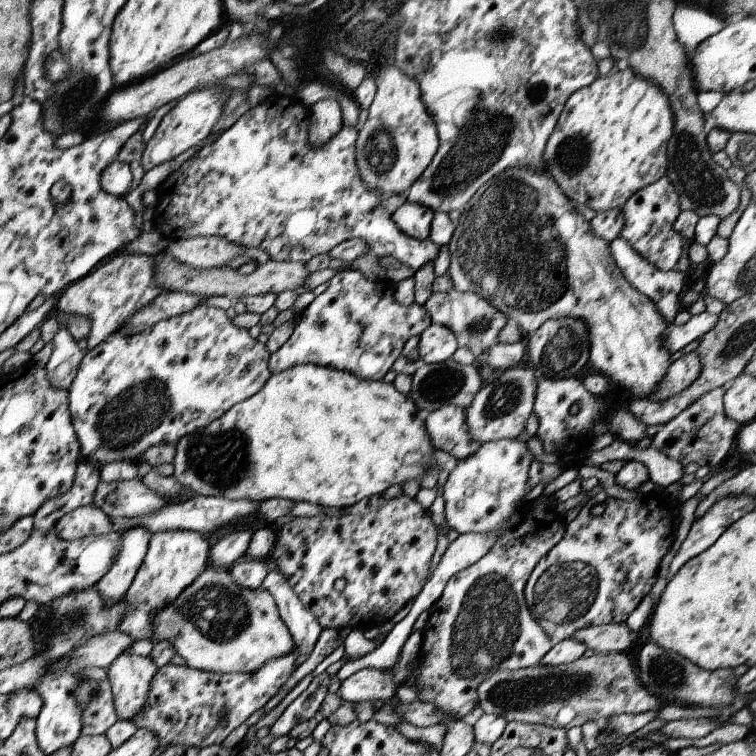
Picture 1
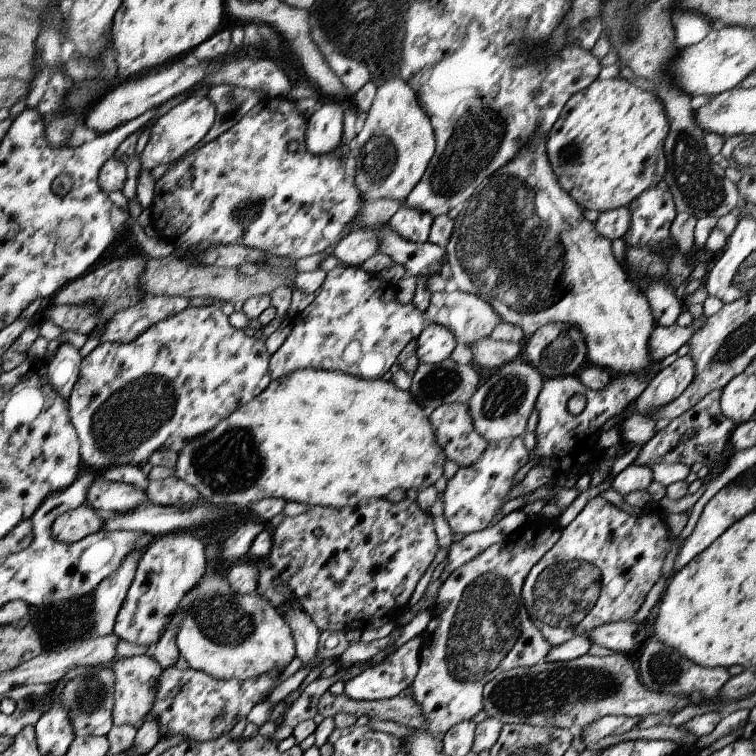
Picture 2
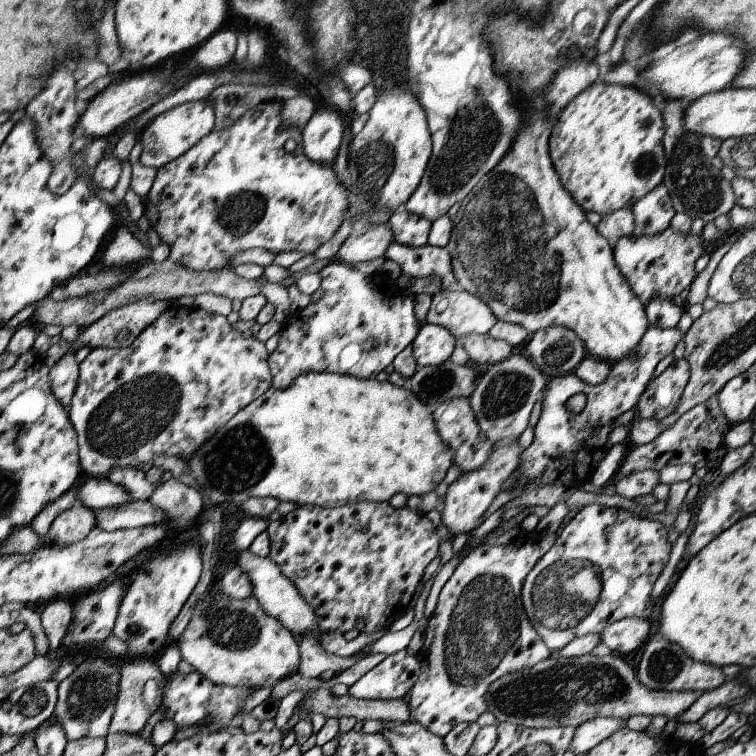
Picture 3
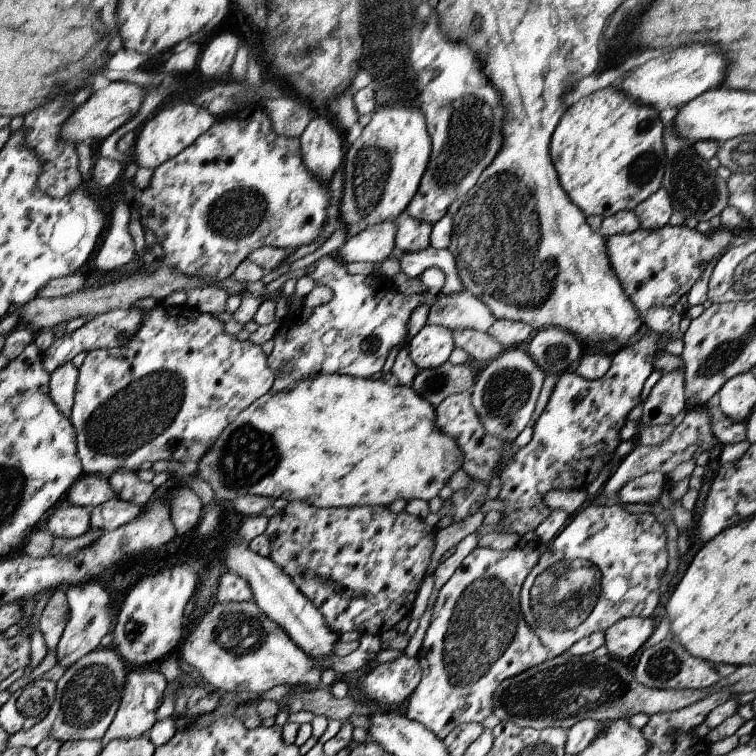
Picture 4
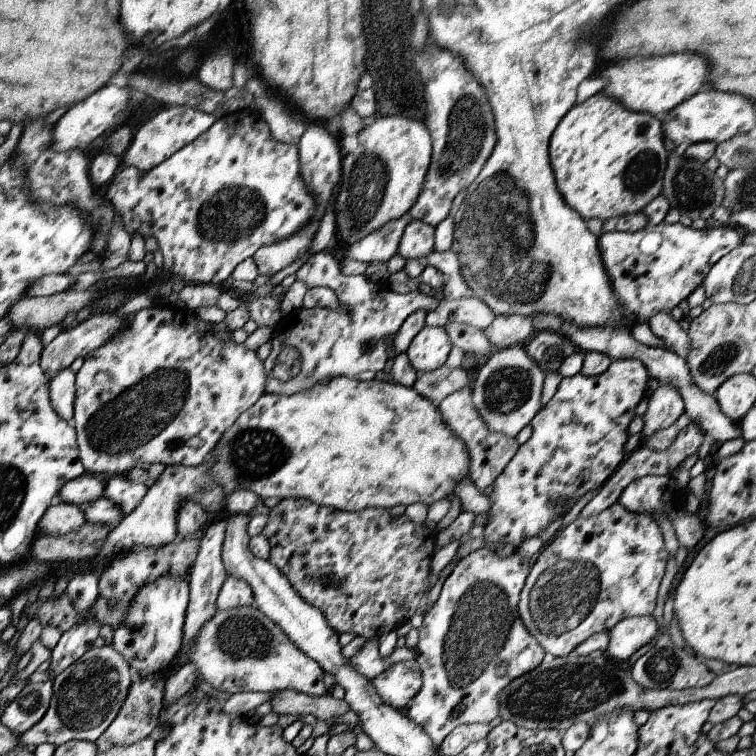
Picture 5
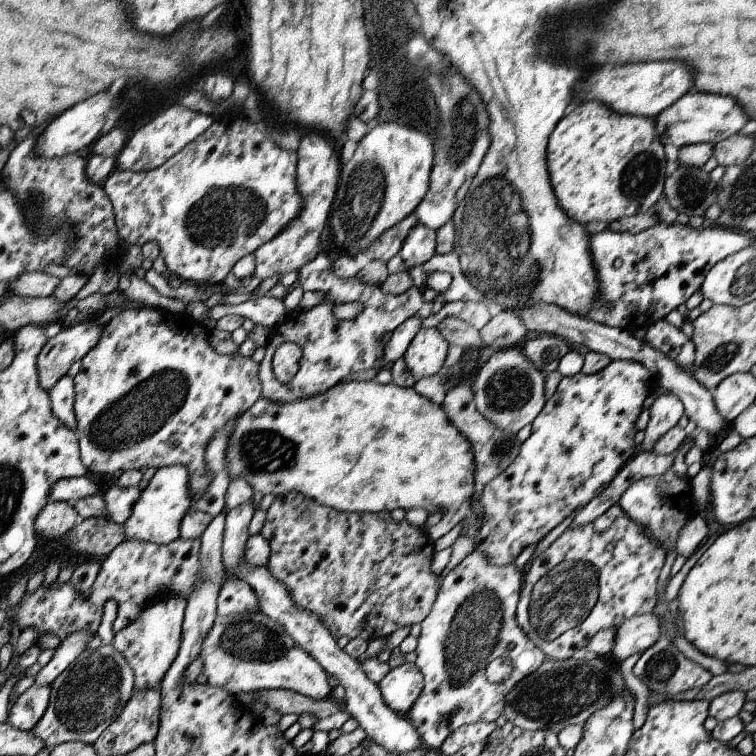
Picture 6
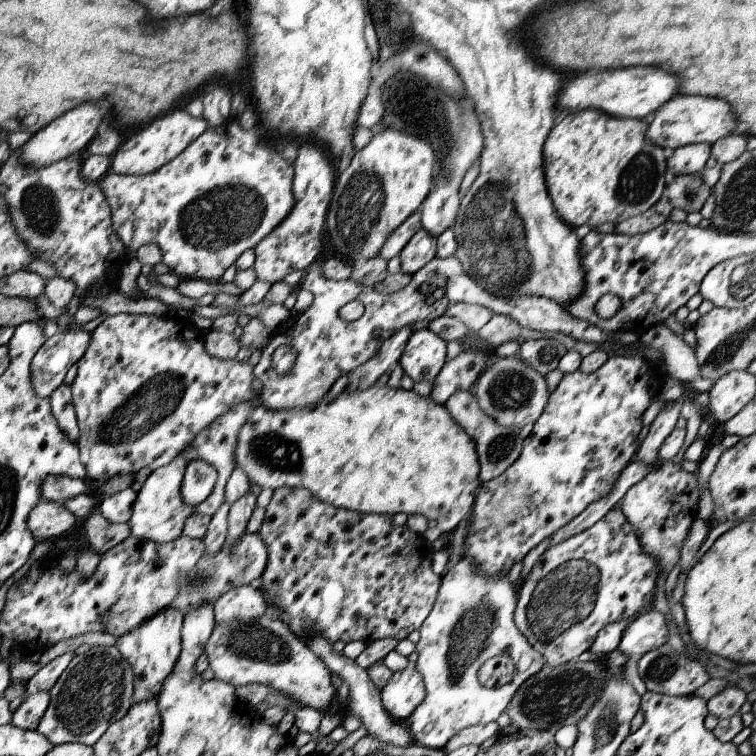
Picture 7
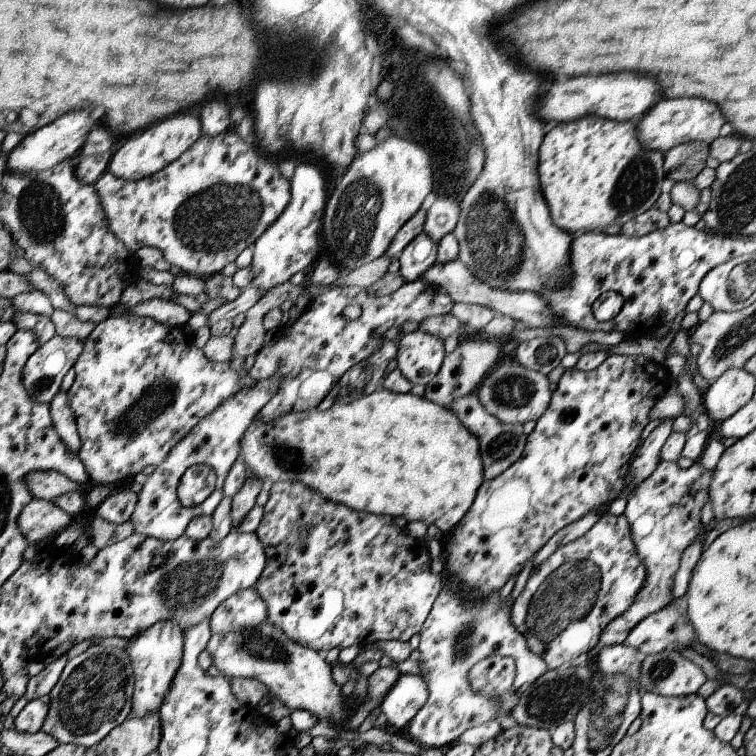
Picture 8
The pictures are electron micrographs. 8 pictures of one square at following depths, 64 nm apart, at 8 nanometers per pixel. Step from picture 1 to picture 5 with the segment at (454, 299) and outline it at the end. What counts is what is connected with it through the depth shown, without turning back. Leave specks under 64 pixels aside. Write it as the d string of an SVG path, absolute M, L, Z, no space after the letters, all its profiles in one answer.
M441 297L439 309L426 315L426 326L444 327L456 320L478 330L484 330L492 324L495 314L490 307L478 297L464 297L460 300Z

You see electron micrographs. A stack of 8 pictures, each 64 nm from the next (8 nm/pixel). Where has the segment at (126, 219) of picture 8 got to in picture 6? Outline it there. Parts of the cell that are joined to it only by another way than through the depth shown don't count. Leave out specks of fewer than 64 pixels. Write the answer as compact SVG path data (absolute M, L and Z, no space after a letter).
M244 111L238 114L234 122L230 124L222 123L222 119L216 119L206 132L203 132L196 140L186 145L176 157L170 158L168 162L156 170L144 172L122 172L114 168L109 176L104 179L103 187L105 193L112 200L113 210L116 212L117 230L121 233L122 240L127 246L144 246L147 242L156 241L159 244L160 257L164 260L168 272L176 274L182 281L194 282L197 285L212 285L223 283L228 272L234 268L234 265L240 258L246 254L252 254L260 245L270 242L274 236L278 236L284 228L296 220L302 212L302 196L298 192L296 184L297 152L284 150L278 145L271 135L270 123L266 119L259 122L248 122L244 116Z

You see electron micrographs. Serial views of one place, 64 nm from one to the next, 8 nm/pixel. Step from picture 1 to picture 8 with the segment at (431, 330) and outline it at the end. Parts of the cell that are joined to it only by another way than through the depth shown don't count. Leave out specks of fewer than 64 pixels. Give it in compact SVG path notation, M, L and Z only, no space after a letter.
M416 329L403 333L395 359L397 369L410 384L426 386L438 374L445 356L441 338Z

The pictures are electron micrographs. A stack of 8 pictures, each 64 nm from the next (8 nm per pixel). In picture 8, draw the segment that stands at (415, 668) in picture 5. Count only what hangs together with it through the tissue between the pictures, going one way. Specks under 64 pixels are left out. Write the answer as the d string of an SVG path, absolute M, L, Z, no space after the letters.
M400 673L400 678L379 706L384 726L398 733L418 714L418 710L422 710L428 695L427 684L421 676Z

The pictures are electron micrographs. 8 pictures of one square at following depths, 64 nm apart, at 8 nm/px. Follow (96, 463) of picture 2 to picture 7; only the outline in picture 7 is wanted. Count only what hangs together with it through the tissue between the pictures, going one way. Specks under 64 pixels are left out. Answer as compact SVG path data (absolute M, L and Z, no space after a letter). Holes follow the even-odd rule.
M118 313L109 315L106 319L97 325L91 332L92 340L86 349L85 356L77 362L77 374L72 387L72 400L77 418L79 437L77 440L80 447L81 461L85 464L89 478L98 482L112 480L113 477L124 476L125 474L137 474L142 469L156 470L162 466L166 466L169 462L176 459L192 442L194 438L206 430L206 426L210 426L218 416L226 414L226 410L230 410L230 406L236 406L240 402L250 402L257 392L252 388L254 382L254 367L247 362L238 362L235 359L216 358L210 356L204 348L205 340L201 335L202 330L197 329L192 322L191 317L182 318L182 316L169 318L158 318L158 316L144 316L135 314ZM194 460L185 469L184 484L181 485L181 495L186 503L196 508L212 494L216 484L217 472L211 464L203 460Z

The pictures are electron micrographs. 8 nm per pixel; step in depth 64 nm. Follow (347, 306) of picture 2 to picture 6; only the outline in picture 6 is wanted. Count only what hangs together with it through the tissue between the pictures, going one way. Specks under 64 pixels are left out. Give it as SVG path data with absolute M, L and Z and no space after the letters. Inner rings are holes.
M318 254L312 262L308 262L304 268L300 268L297 284L302 290L314 290L323 292L324 299L310 309L294 309L287 312L281 323L278 323L270 331L266 353L259 364L258 378L262 382L262 398L270 402L296 402L314 398L324 394L335 384L344 380L344 376L362 372L369 368L380 371L384 368L384 346L393 332L408 318L426 319L438 314L445 298L432 298L425 289L412 286L406 292L399 295L382 292L380 285L368 286L356 277L338 278L332 270L332 260L326 254ZM346 302L360 302L362 312L352 321L338 320L334 315L334 308ZM283 342L295 342L302 348L302 357L299 360L299 369L286 384L276 379L272 371L272 356L282 346Z

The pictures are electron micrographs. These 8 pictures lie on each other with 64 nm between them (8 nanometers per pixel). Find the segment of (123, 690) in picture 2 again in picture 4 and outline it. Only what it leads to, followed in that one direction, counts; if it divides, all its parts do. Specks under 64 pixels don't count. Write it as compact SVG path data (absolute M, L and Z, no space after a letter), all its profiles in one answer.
M158 666L130 669L121 706L119 706L108 732L101 739L102 748L106 748L112 740L130 740L148 734L150 728L156 724L156 711L164 700L167 686L168 679L161 673Z

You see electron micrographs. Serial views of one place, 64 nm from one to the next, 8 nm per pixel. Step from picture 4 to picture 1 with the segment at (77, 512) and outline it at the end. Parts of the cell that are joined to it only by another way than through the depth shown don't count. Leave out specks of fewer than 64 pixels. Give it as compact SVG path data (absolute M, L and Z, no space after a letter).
M92 504L82 505L72 512L67 512L56 525L56 534L65 541L100 536L112 530L112 518Z

